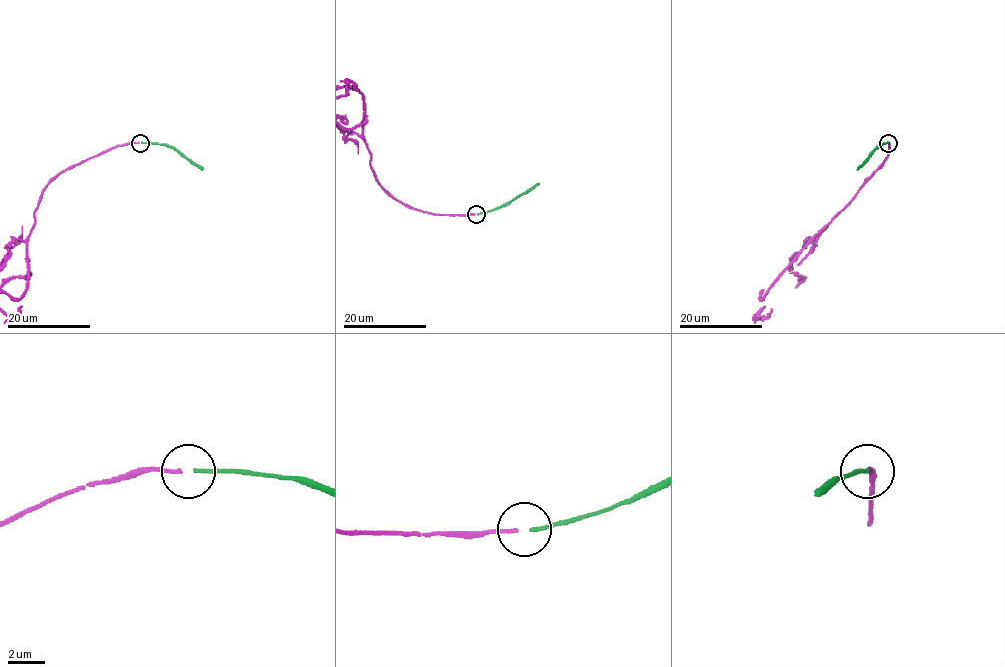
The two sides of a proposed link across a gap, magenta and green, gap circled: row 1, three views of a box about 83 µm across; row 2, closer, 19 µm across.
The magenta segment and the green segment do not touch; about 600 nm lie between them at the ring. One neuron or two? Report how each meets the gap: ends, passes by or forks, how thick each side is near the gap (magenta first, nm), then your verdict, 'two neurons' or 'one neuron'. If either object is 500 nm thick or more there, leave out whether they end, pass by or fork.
magenta ends; green ends; calibres 200 and 200 nm; one neuron

